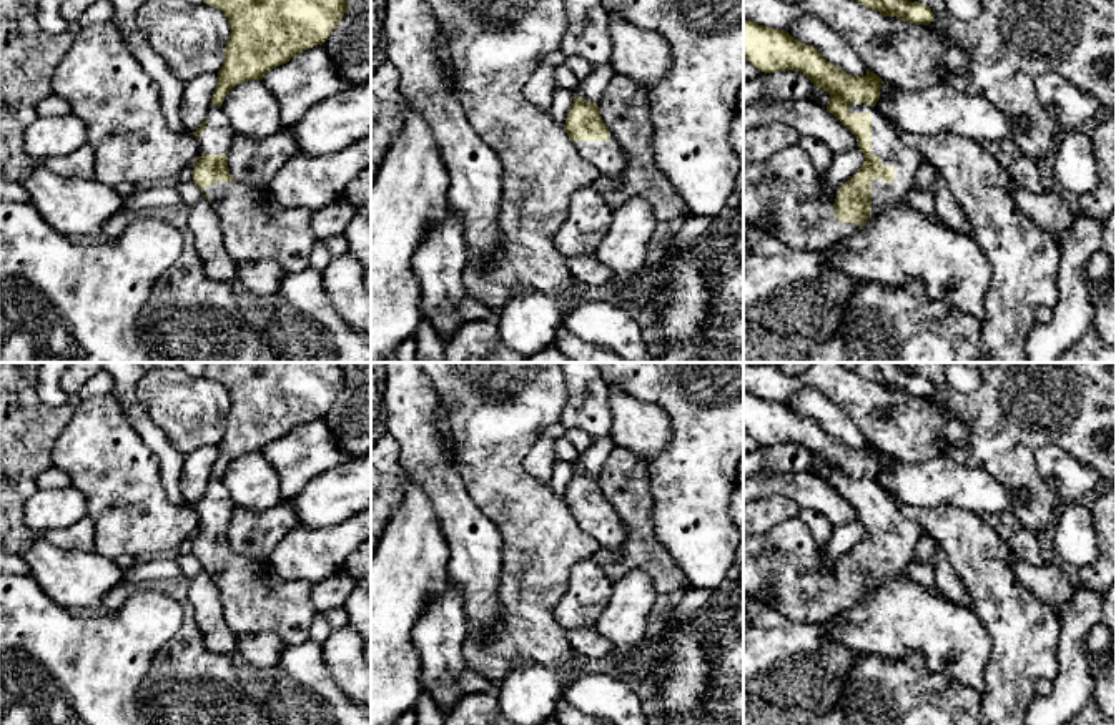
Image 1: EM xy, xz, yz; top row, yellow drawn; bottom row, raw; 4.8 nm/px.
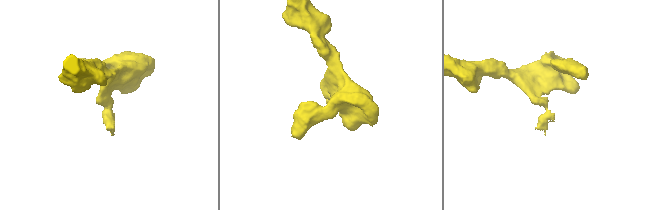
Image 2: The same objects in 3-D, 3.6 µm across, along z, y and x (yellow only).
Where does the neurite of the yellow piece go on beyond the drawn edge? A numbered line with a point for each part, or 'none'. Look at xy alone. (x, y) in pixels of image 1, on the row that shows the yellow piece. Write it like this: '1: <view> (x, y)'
1: xy (255, 226)

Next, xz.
1: xz (607, 157)

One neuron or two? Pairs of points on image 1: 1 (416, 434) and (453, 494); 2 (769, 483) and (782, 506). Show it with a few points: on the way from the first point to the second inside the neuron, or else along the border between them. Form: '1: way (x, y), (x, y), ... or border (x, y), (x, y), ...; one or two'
1: way (423, 449), (441, 479); one
2: border (760, 496), (789, 496), (800, 507); two

